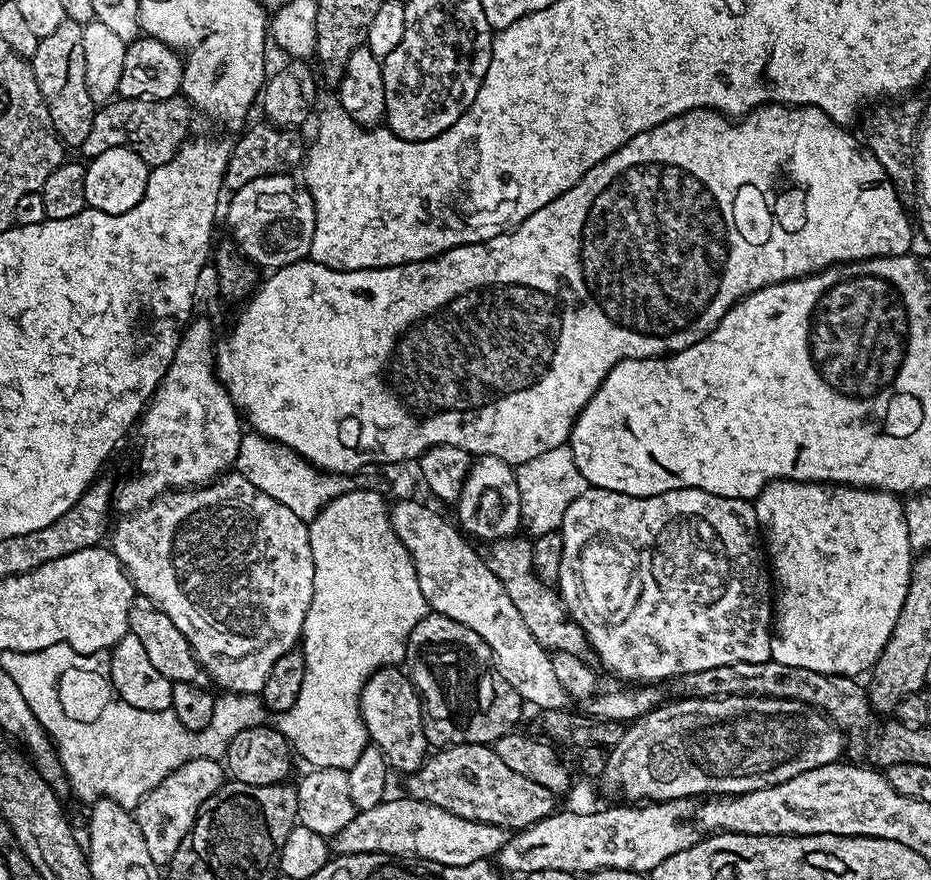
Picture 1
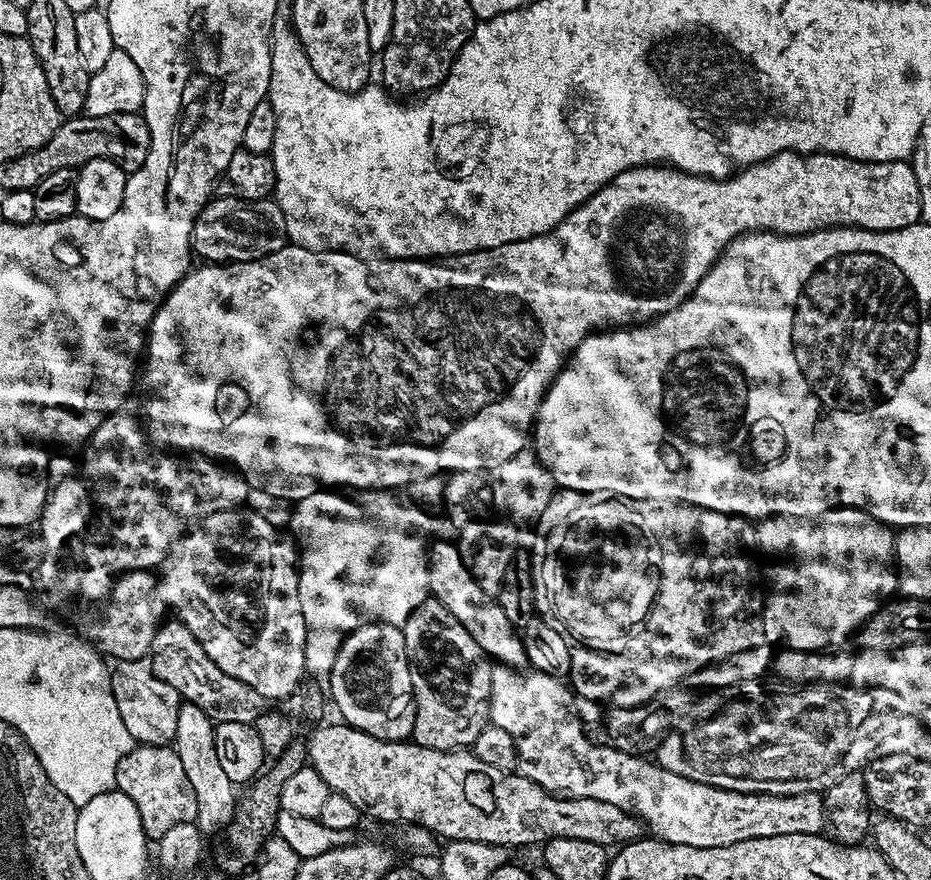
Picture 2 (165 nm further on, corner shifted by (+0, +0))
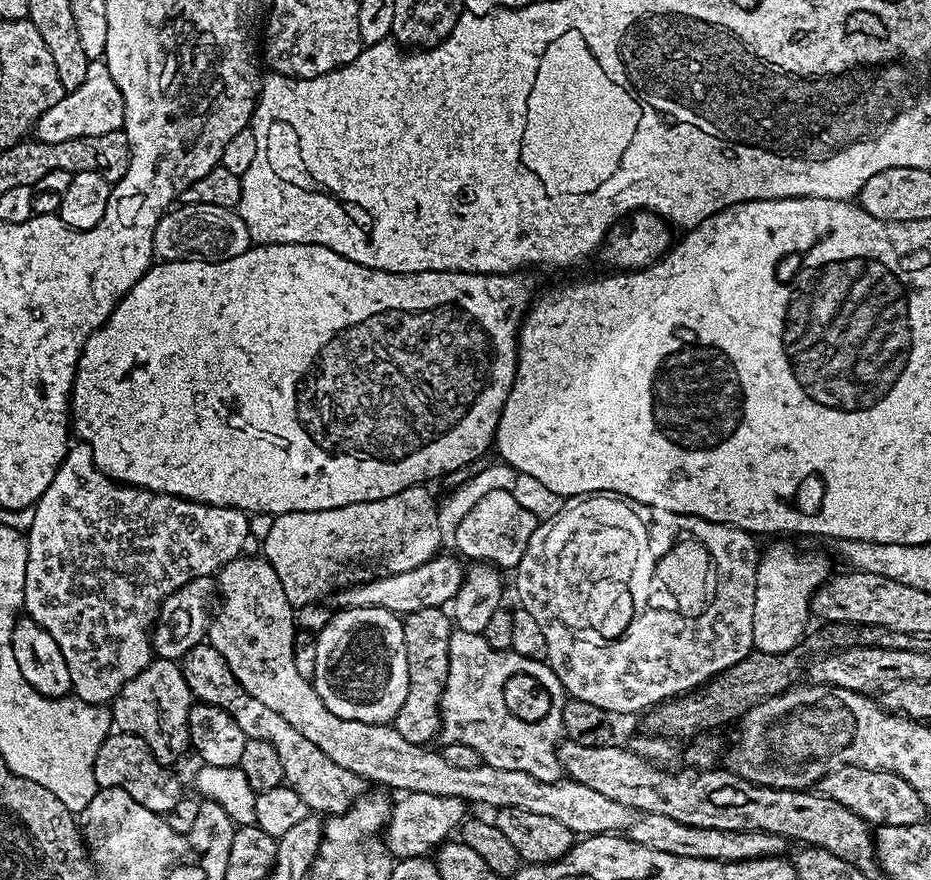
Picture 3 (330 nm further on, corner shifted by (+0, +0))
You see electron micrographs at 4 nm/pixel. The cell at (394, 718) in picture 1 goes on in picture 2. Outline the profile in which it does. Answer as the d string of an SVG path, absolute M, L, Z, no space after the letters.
M364 624L358 630L347 633L340 643L340 649L334 658L332 672L326 678L326 684L330 689L331 703L333 700L337 710L340 711L339 719L351 728L357 728L374 738L383 740L407 741L411 737L416 717L416 700L412 696L404 634L397 625Z

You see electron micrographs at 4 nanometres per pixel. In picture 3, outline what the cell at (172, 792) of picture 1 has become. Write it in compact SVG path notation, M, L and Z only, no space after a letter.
M116 730L109 734L102 742L102 746L94 758L93 768L97 789L118 788L128 795L128 799L133 805L141 804L148 812L167 814L167 812L182 799L180 780L172 773L173 769L155 760L154 757L152 757L152 753L148 751L148 743L142 738L132 736L129 732Z

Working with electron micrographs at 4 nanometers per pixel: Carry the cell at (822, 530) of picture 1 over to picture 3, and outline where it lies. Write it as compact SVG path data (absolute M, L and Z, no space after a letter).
M772 544L763 549L756 565L756 589L754 590L754 638L753 649L757 652L790 652L809 631L812 596L829 579L828 560L816 552L799 552L792 544Z

